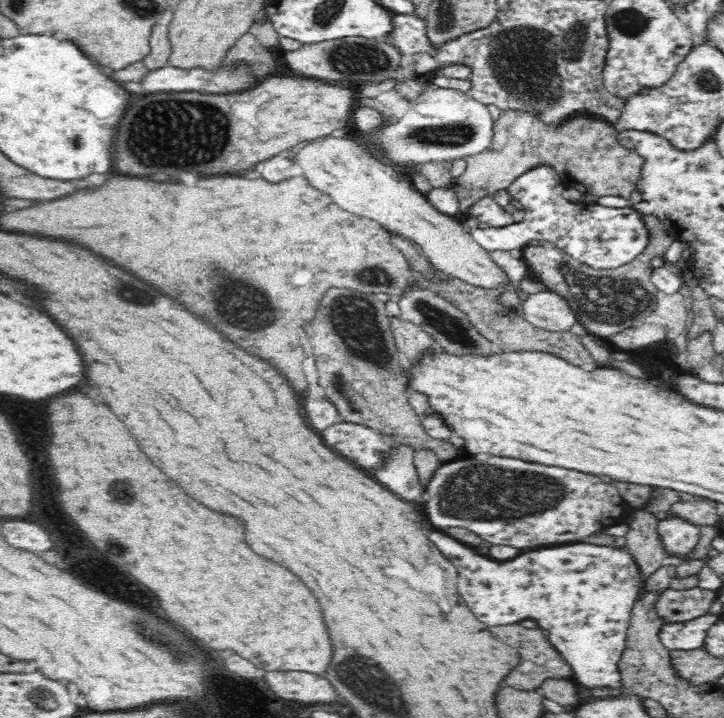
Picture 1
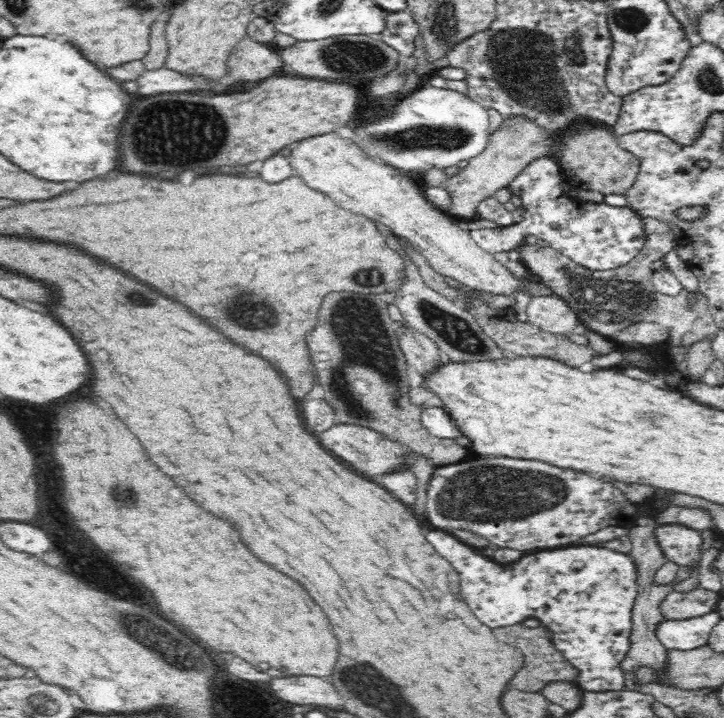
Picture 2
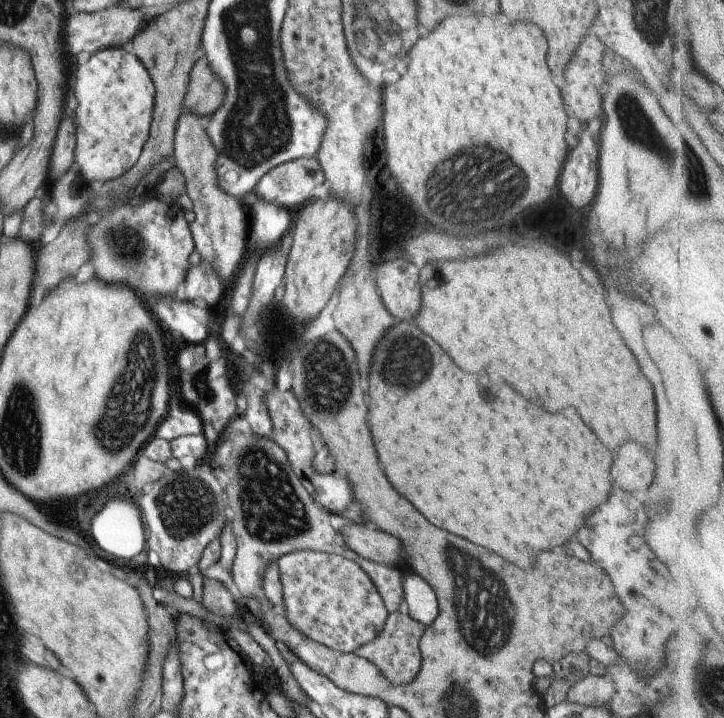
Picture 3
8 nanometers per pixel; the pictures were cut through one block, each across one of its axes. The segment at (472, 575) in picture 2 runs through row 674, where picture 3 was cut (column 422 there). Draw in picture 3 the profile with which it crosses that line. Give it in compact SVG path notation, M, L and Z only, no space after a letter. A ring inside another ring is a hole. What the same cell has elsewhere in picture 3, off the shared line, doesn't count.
M415 573L403 576L403 610L425 626L431 624L438 613L438 604L433 589Z

